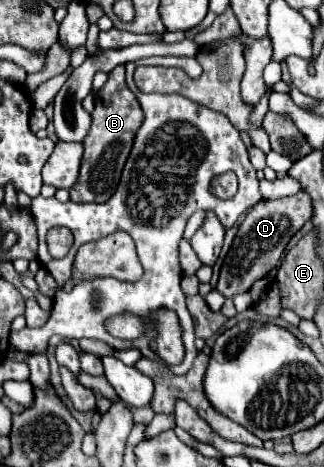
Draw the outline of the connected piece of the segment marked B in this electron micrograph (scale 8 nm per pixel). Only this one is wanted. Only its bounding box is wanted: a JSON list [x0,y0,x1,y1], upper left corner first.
[71,65,143,203]

